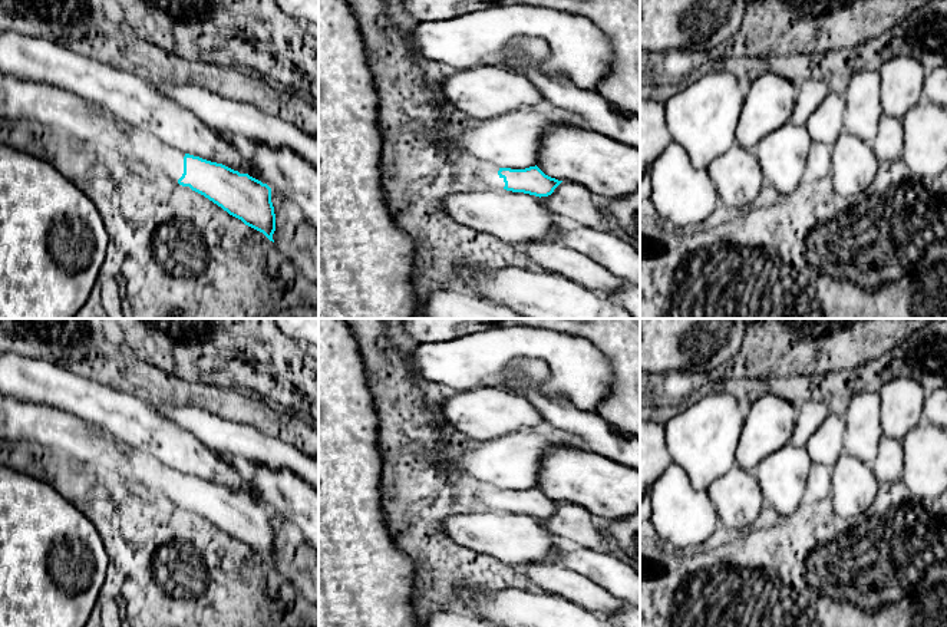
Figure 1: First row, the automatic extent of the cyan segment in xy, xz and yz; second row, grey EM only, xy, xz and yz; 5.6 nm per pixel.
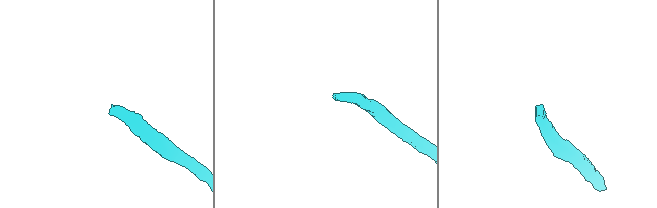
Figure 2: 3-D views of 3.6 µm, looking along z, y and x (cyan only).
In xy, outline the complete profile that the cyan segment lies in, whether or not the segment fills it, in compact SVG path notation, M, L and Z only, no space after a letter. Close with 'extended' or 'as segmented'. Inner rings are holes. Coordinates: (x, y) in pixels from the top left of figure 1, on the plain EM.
M0 393L0 439L36 442L82 463L116 471L178 508L204 517L274 564L275 535L267 505L178 472L69 412Z; extended

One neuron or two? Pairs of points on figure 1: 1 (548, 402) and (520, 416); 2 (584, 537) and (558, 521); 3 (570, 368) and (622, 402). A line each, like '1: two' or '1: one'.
1: two
2: one
3: two

